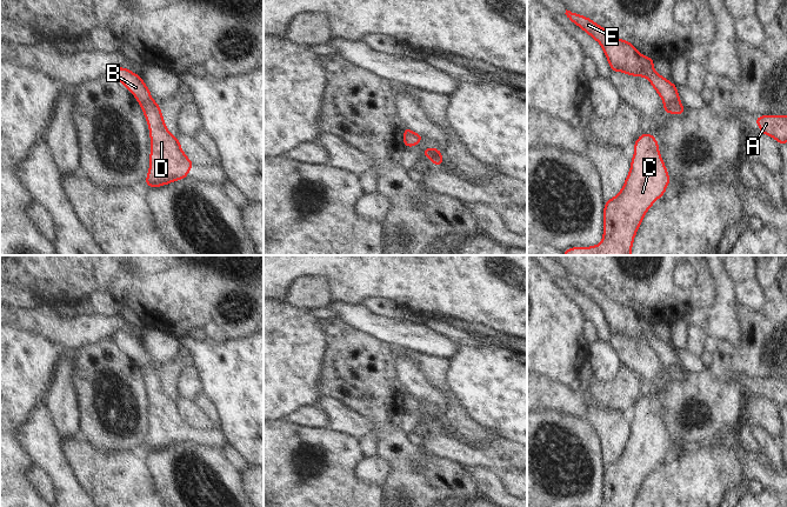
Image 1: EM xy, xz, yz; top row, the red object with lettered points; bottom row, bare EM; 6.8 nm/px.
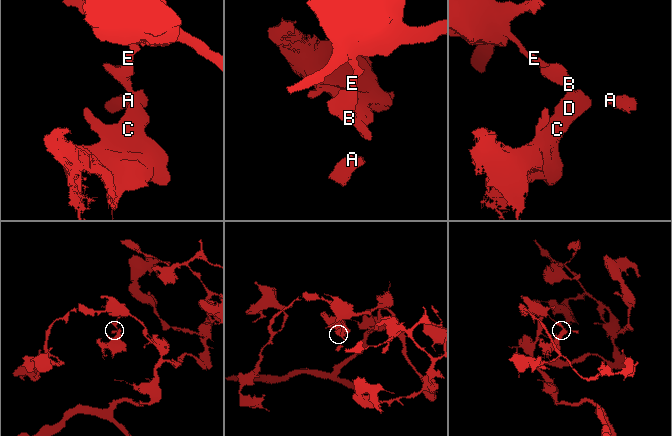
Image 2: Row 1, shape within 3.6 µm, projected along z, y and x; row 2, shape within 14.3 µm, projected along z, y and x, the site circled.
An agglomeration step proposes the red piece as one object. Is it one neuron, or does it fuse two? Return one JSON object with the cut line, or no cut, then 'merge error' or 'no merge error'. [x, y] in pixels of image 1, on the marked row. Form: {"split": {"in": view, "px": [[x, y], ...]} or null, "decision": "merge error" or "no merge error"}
{"split": {"in": "yz", "px": [[679, 101], [664, 106]]}, "decision": "merge error"}

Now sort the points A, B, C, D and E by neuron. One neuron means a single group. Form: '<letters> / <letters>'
A C D / B E

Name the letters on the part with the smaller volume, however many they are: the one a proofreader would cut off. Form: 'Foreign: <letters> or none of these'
Foreign: A, C, D

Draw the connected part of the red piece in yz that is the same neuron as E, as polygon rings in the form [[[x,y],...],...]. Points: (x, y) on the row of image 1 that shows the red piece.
[[[567,9],[565,14],[573,24],[578,25],[601,45],[613,72],[622,72],[632,76],[646,78],[662,99],[663,106],[680,102],[678,87],[654,69],[653,62],[655,58],[647,58],[640,54],[629,41],[615,38],[612,33],[587,16]]]

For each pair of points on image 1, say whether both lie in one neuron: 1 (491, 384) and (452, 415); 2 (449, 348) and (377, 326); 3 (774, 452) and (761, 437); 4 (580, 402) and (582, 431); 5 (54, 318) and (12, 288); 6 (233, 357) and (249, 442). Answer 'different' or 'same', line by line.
1: different
2: same
3: same
4: different
5: different
6: same

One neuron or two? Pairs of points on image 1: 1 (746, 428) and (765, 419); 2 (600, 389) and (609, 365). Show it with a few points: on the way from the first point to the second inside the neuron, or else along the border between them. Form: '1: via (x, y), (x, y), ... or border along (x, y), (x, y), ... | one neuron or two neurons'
1: border along (745, 414), (752, 424) | two neurons
2: border along (621, 366), (612, 378), (606, 380), (597, 379) | two neurons

